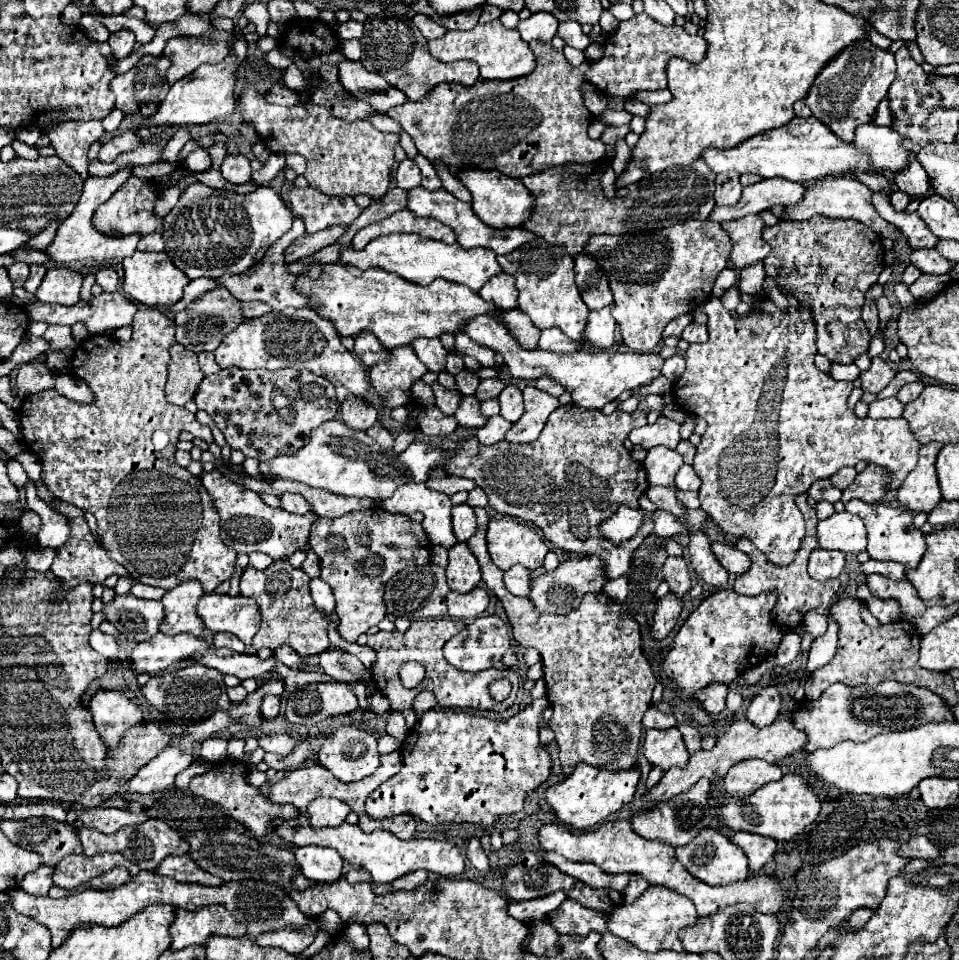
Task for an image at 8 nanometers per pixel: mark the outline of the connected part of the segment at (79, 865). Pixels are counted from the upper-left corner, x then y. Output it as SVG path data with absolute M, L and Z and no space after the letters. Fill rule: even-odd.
M104 853L104 855L68 855L54 867L54 885L64 889L76 889L92 877L100 877L108 873L108 869L114 867L126 867L130 875L138 875L138 867L130 863L120 853Z

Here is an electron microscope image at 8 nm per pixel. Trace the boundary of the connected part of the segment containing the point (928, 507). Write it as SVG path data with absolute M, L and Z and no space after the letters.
M928 443L920 449L918 465L908 473L898 489L898 501L912 513L930 513L942 499L940 485L936 481L936 455L942 449L940 443Z

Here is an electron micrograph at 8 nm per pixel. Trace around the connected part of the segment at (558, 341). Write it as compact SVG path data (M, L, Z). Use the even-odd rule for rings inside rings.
M558 327L544 329L540 333L540 341L538 341L540 349L548 349L548 351L556 351L556 353L572 353L572 351L580 349L580 345L582 345L582 341L580 343L570 341Z

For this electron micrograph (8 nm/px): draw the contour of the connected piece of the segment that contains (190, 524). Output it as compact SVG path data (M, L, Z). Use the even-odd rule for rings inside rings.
M140 309L138 311L138 319L132 321L132 327L134 327L134 333L132 333L132 339L128 343L118 343L116 339L112 337L104 337L104 335L92 335L90 339L86 339L84 345L80 345L76 351L74 351L74 359L72 359L72 367L74 367L74 377L76 379L82 379L86 381L86 385L90 387L92 395L94 395L94 401L92 403L78 403L78 401L72 401L72 399L66 399L62 395L58 395L54 389L46 389L30 399L24 399L24 409L20 411L20 427L22 427L22 435L24 435L24 443L28 445L28 449L38 455L40 463L42 463L42 483L46 485L46 489L60 501L66 501L66 503L72 503L84 511L90 511L96 521L98 521L98 535L100 535L100 543L106 547L108 555L120 563L124 569L128 569L128 573L132 577L136 577L136 581L140 583L146 583L146 585L154 585L154 587L162 587L162 589L174 589L176 585L188 581L188 579L198 579L206 589L208 593L212 593L222 581L230 579L232 573L234 573L234 563L236 563L236 553L232 549L228 549L224 545L224 541L220 539L220 517L216 513L216 507L212 505L210 497L208 497L208 491L204 489L202 481L198 477L192 477L192 473L188 469L182 469L176 461L174 461L174 453L176 453L176 443L178 443L178 435L182 431L190 431L192 435L204 439L206 443L210 444L212 439L212 431L208 425L200 425L194 417L194 413L190 413L186 407L176 407L176 405L170 405L166 401L166 395L164 395L164 385L166 385L166 377L168 377L168 349L176 343L174 339L174 331L176 331L176 325L174 325L174 319L170 319L168 315L164 315L162 311L158 309Z

